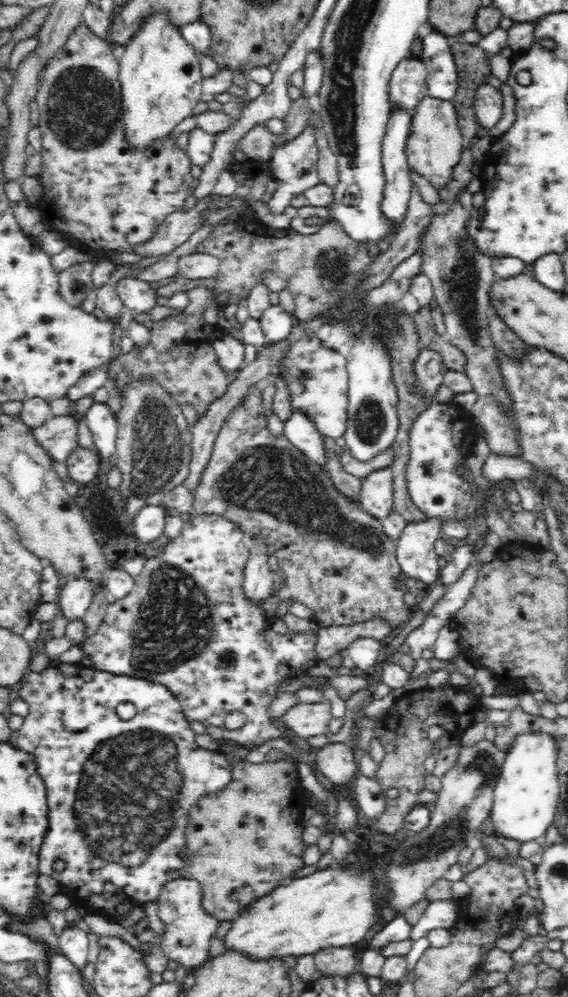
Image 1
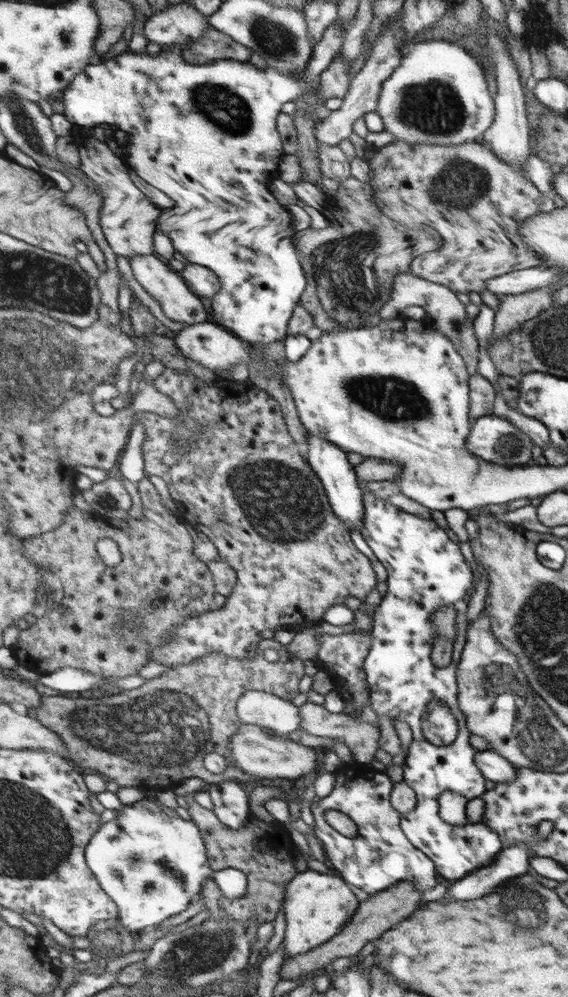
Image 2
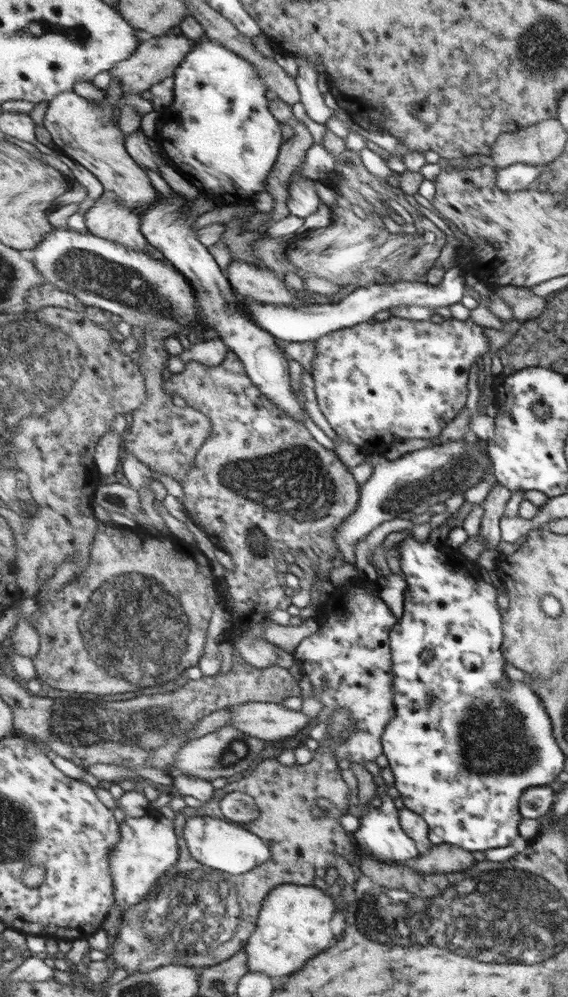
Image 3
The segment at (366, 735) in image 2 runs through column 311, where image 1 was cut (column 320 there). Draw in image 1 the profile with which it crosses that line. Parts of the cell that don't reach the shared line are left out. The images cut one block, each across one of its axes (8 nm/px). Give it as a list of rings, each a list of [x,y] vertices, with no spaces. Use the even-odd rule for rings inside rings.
[[[324,700],[314,704],[298,702],[277,719],[296,738],[310,738],[325,734],[330,718],[332,718],[331,703]]]

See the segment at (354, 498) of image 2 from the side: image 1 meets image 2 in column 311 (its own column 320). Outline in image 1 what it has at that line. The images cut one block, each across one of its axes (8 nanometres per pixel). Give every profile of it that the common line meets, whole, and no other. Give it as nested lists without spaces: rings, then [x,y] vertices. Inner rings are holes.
[[[292,407],[283,418],[283,433],[306,456],[323,466],[323,434],[302,407]]]

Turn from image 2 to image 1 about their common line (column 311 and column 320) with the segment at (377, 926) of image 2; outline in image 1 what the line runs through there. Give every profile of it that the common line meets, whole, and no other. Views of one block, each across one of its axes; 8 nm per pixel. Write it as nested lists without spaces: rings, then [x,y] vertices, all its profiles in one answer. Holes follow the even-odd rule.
[[[349,947],[320,950],[313,955],[316,969],[328,978],[350,978],[359,972],[356,954]]]

